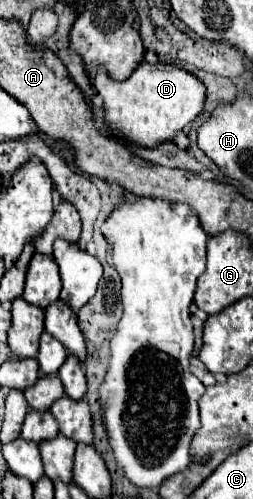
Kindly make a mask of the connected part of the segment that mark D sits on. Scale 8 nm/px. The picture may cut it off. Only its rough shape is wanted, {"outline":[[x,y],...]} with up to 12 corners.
{"outline":[[143,61],[125,81],[99,71],[105,125],[157,147],[205,107],[191,73]]}

